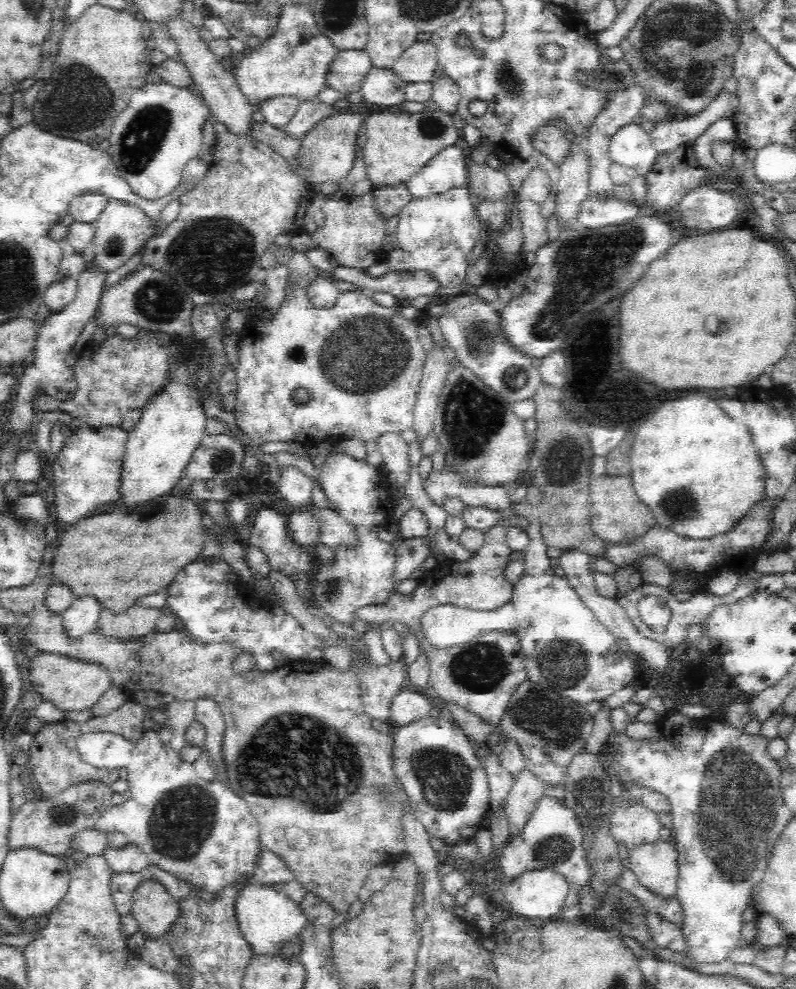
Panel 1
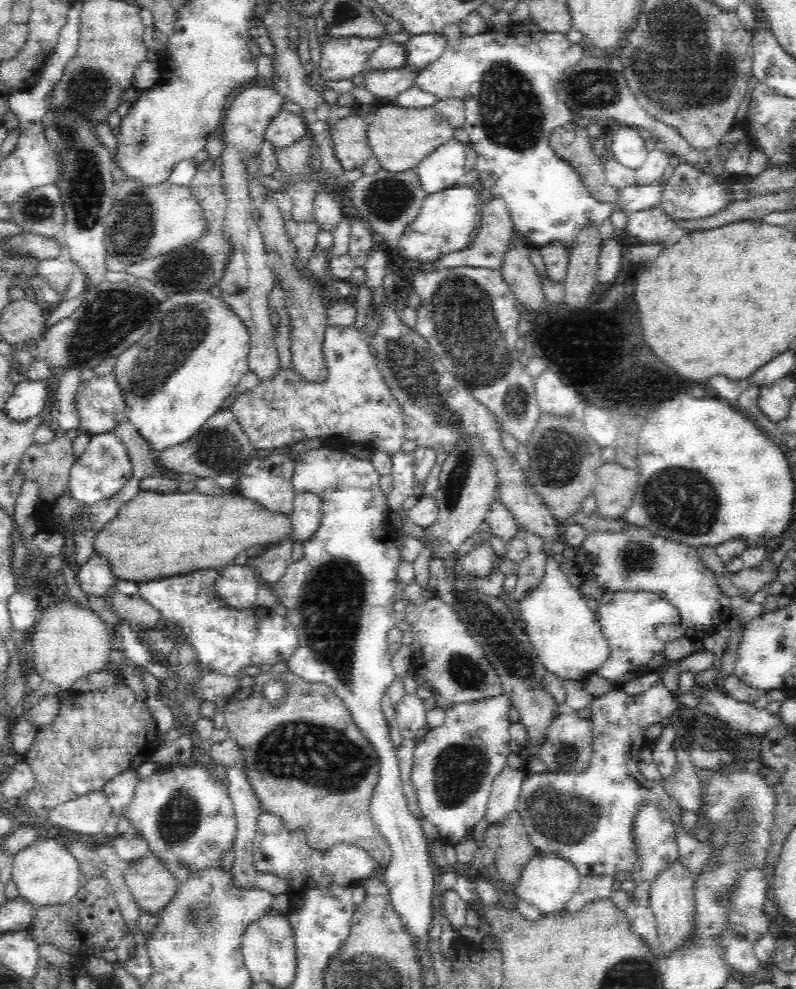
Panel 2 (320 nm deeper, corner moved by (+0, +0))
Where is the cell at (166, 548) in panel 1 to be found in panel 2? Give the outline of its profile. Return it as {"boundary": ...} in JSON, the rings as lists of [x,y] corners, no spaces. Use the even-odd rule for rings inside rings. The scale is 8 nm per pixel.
{"boundary":[[[141,490],[130,502],[123,504],[118,514],[98,532],[93,540],[93,554],[109,562],[111,575],[115,580],[134,582],[154,582],[170,578],[176,574],[185,575],[196,569],[222,569],[233,564],[240,552],[254,546],[268,547],[290,538],[294,525],[283,514],[274,514],[252,500],[244,500],[237,493],[232,498],[224,496],[204,496],[192,491],[190,494],[161,494]]]}

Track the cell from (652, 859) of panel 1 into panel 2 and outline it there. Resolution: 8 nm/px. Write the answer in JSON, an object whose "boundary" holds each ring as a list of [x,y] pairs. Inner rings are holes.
{"boundary":[[[680,858],[660,869],[659,873],[651,880],[647,902],[655,916],[656,929],[658,929],[658,937],[660,937],[664,956],[672,952],[674,947],[689,939],[689,934],[693,929],[693,888],[693,875]]]}

